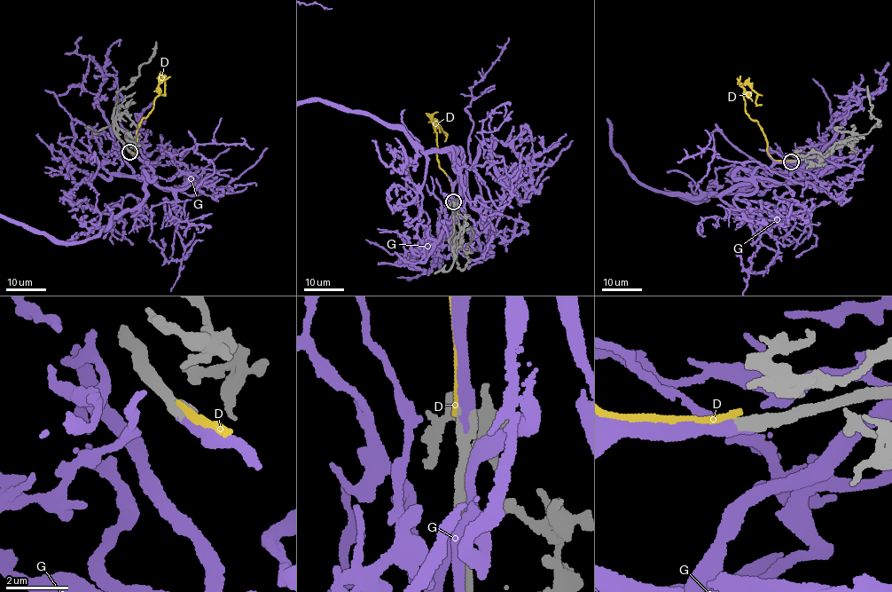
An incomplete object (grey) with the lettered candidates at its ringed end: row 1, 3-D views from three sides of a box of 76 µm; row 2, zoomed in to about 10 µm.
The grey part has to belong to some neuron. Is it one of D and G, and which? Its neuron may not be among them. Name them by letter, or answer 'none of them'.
G

